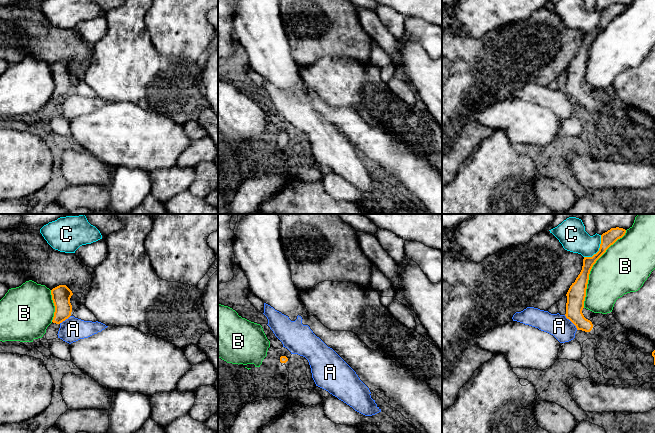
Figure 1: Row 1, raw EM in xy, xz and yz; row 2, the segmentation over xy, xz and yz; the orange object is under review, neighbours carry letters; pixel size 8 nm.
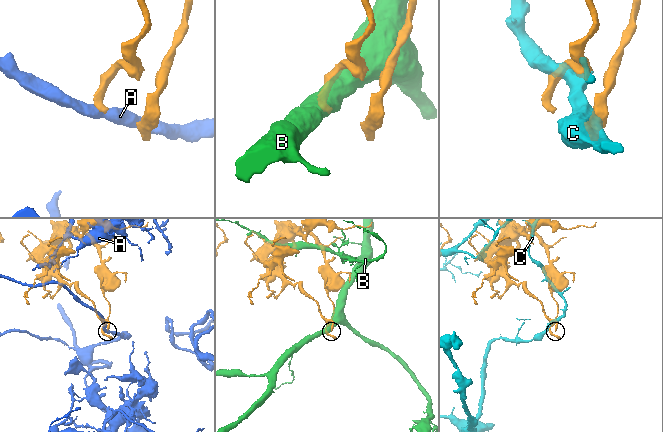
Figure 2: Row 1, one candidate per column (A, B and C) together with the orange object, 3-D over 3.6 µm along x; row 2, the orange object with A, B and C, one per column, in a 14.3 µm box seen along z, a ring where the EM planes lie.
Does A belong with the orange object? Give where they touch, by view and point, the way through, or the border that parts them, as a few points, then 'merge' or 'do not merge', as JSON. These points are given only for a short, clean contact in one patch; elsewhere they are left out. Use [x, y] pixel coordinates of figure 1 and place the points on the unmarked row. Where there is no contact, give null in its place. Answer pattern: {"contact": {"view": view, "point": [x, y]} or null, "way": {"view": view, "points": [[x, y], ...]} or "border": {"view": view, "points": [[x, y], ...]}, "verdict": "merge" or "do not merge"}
{"contact": {"view": "yz", "point": [571, 97]}, "verdict": "merge"}

